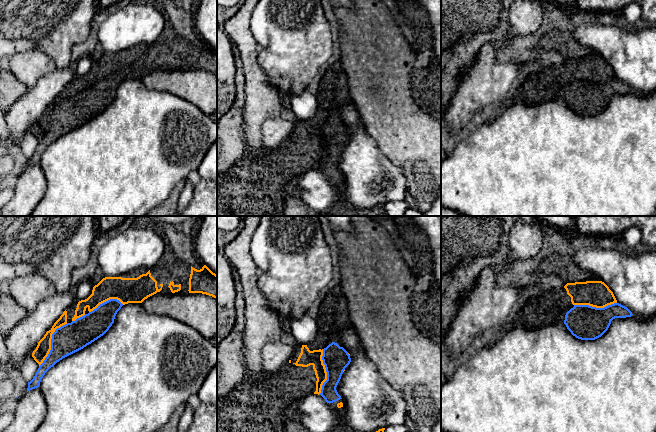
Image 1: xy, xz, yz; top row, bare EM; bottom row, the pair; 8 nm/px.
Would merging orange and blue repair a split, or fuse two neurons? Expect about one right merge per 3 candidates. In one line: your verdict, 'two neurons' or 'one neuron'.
one neuron

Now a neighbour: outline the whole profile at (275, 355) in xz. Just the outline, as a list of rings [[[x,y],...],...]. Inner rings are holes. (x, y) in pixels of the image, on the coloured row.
[[[274,341],[263,347],[261,355],[265,371],[277,372],[289,363],[293,355],[293,347],[281,341]]]

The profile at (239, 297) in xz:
[[[233,269],[233,279],[236,290],[234,302],[236,320],[230,334],[218,343],[217,399],[228,395],[242,382],[245,376],[245,357],[243,351],[245,305],[240,276],[235,269]]]

